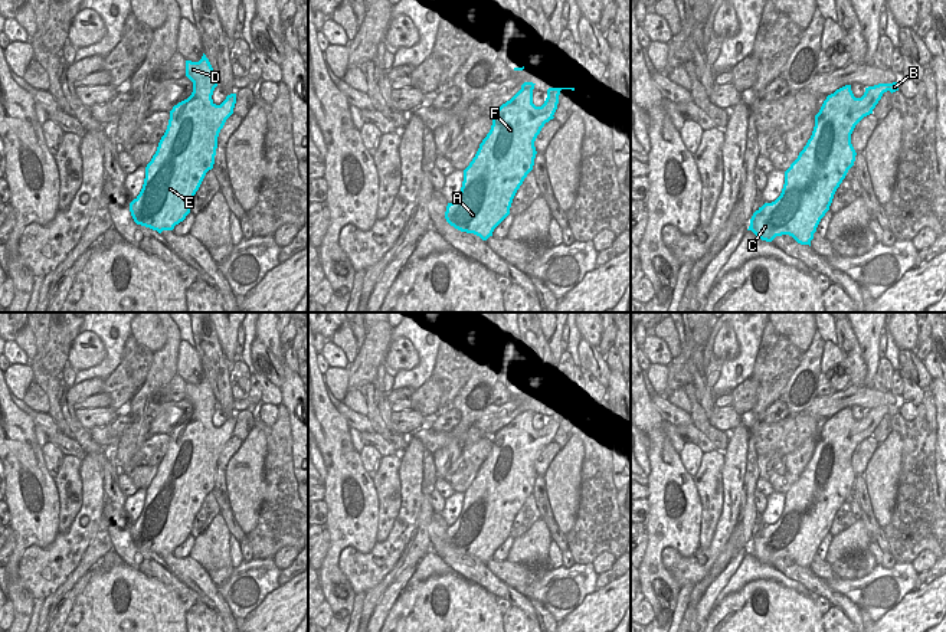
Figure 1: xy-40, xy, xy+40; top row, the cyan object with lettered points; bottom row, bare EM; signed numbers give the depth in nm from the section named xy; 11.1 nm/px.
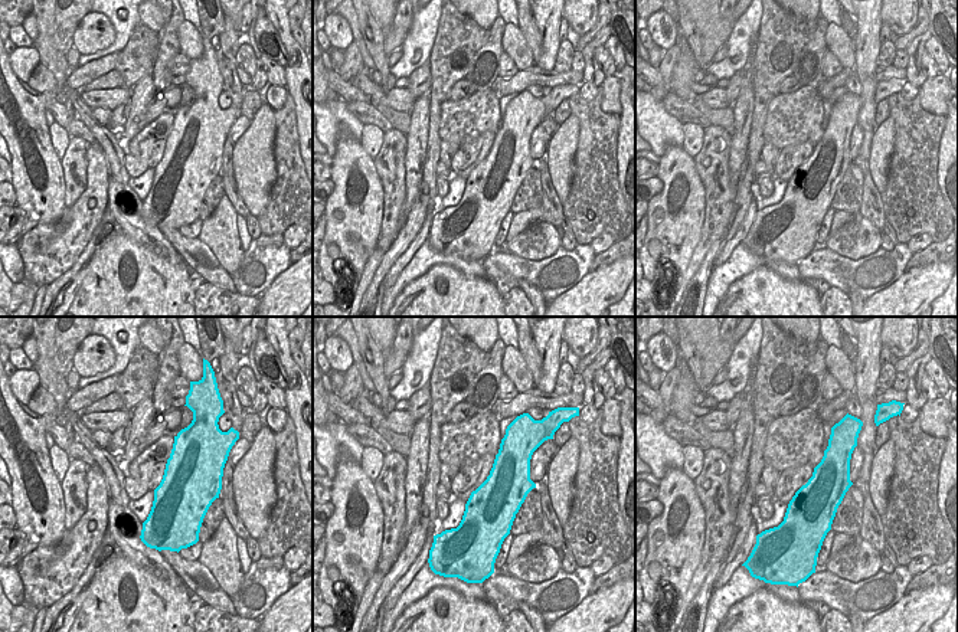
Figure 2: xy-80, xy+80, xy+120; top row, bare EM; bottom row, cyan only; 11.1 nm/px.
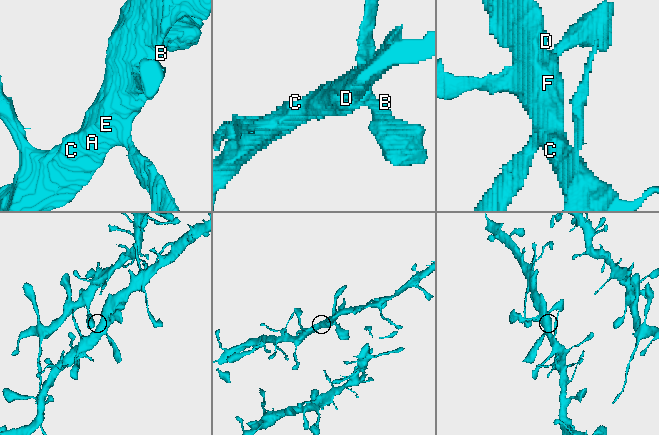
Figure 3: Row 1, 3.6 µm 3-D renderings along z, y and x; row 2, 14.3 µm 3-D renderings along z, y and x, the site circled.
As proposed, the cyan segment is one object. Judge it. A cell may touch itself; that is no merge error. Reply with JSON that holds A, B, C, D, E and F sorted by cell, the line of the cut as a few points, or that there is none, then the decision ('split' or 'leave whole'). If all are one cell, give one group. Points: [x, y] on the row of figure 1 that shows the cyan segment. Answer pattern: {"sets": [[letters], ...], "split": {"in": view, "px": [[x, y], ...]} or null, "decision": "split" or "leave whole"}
{"sets": [["A", "B", "C", "D", "E", "F"]], "split": null, "decision": "leave whole"}

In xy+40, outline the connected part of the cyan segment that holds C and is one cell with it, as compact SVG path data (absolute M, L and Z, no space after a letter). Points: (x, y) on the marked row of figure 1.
M898 82L868 86L861 98L854 96L851 85L828 95L815 115L811 138L785 171L780 196L753 213L747 230L766 242L789 235L811 246L837 189L854 166L857 153L851 134L887 91L898 91Z

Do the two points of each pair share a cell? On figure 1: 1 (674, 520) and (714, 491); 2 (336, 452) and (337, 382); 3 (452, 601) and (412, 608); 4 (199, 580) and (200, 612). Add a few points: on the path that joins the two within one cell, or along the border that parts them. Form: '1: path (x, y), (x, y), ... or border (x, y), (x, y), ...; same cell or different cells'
1: border (691, 477), (700, 501), (700, 534); different cells
2: border (323, 375), (327, 387); different cells
3: path (448, 589), (437, 585), (424, 598); same cell
4: border (200, 599), (221, 616); different cells

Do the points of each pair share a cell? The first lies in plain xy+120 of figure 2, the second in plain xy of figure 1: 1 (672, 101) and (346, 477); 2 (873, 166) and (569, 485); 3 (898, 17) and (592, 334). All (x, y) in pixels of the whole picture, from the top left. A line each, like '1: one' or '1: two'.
1: two
2: one
3: one

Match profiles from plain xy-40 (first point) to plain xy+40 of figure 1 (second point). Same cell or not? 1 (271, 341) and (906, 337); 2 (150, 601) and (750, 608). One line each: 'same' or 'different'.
1: same
2: same

